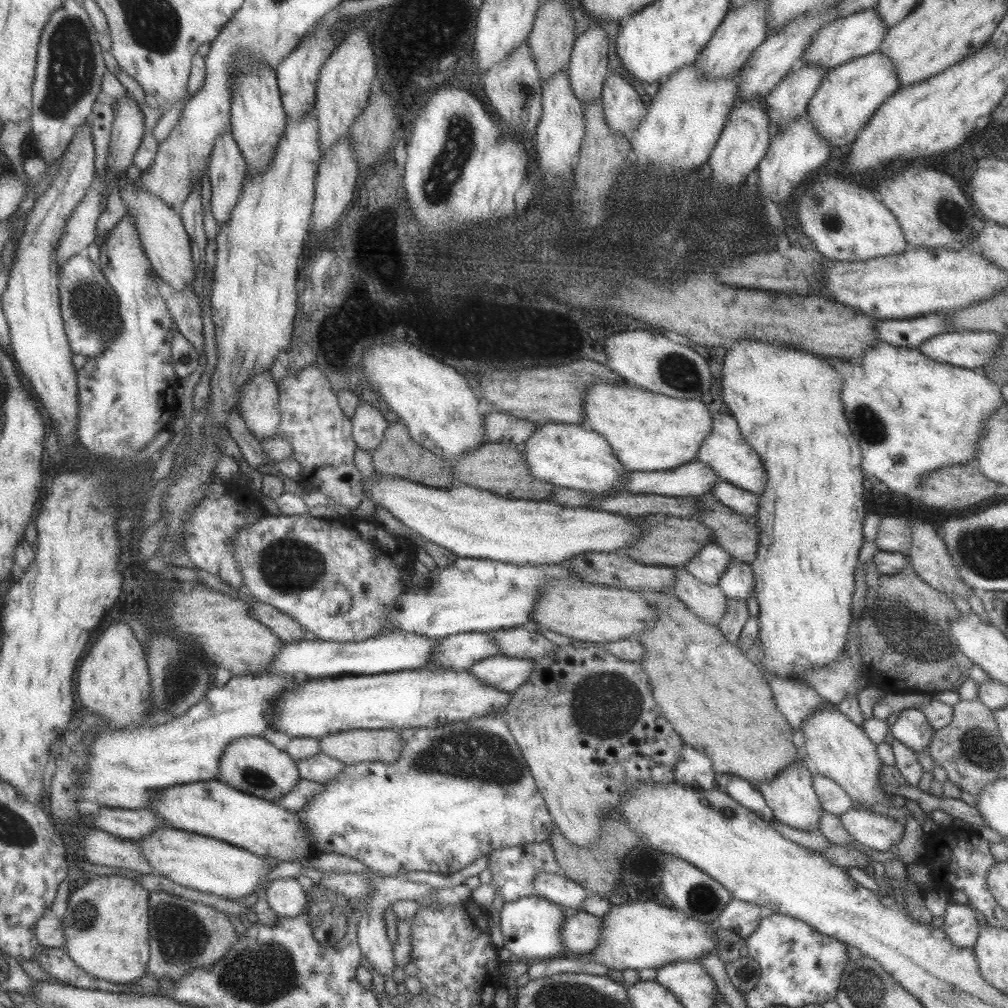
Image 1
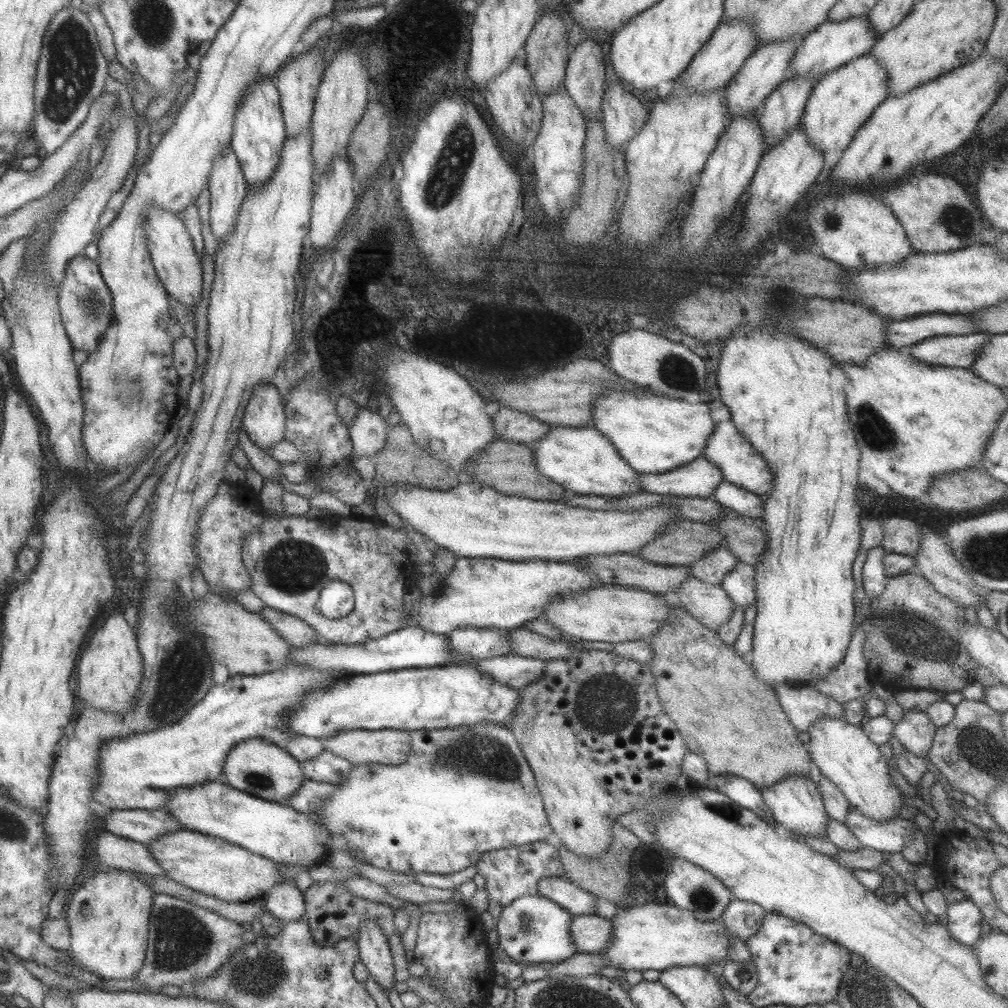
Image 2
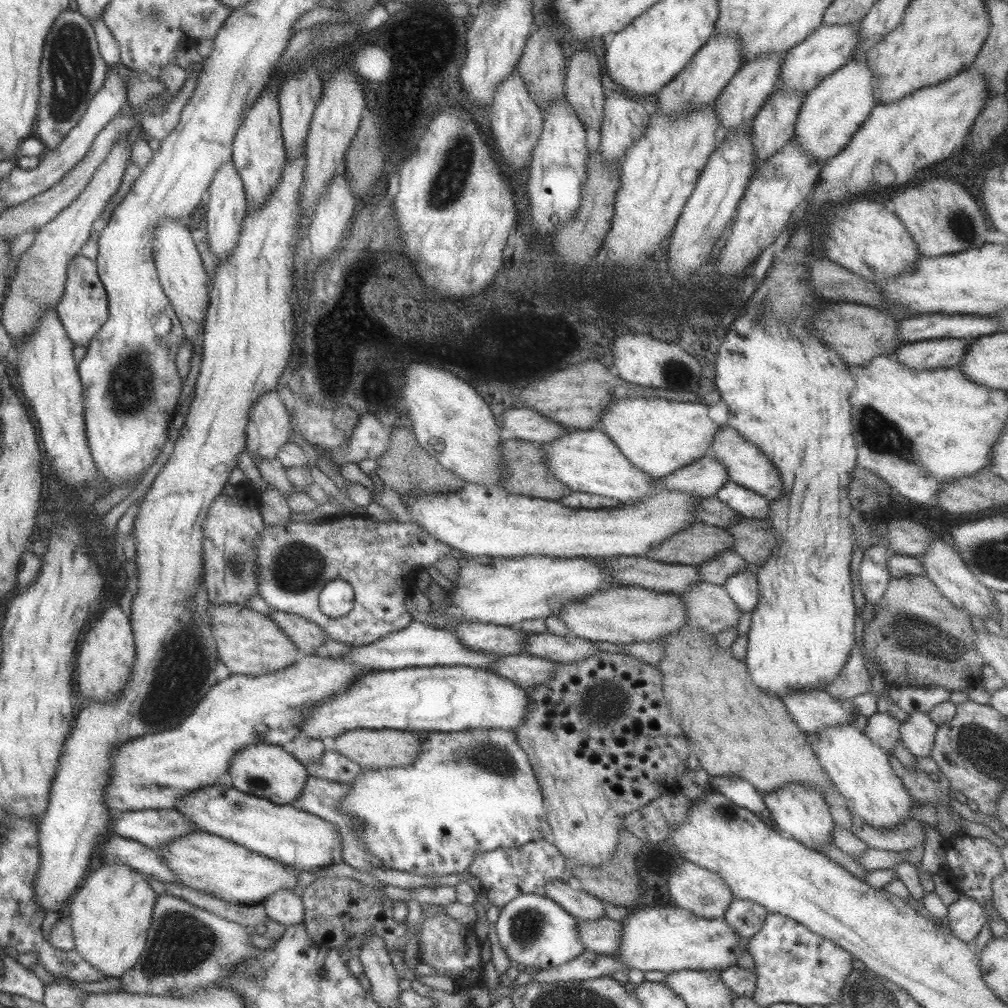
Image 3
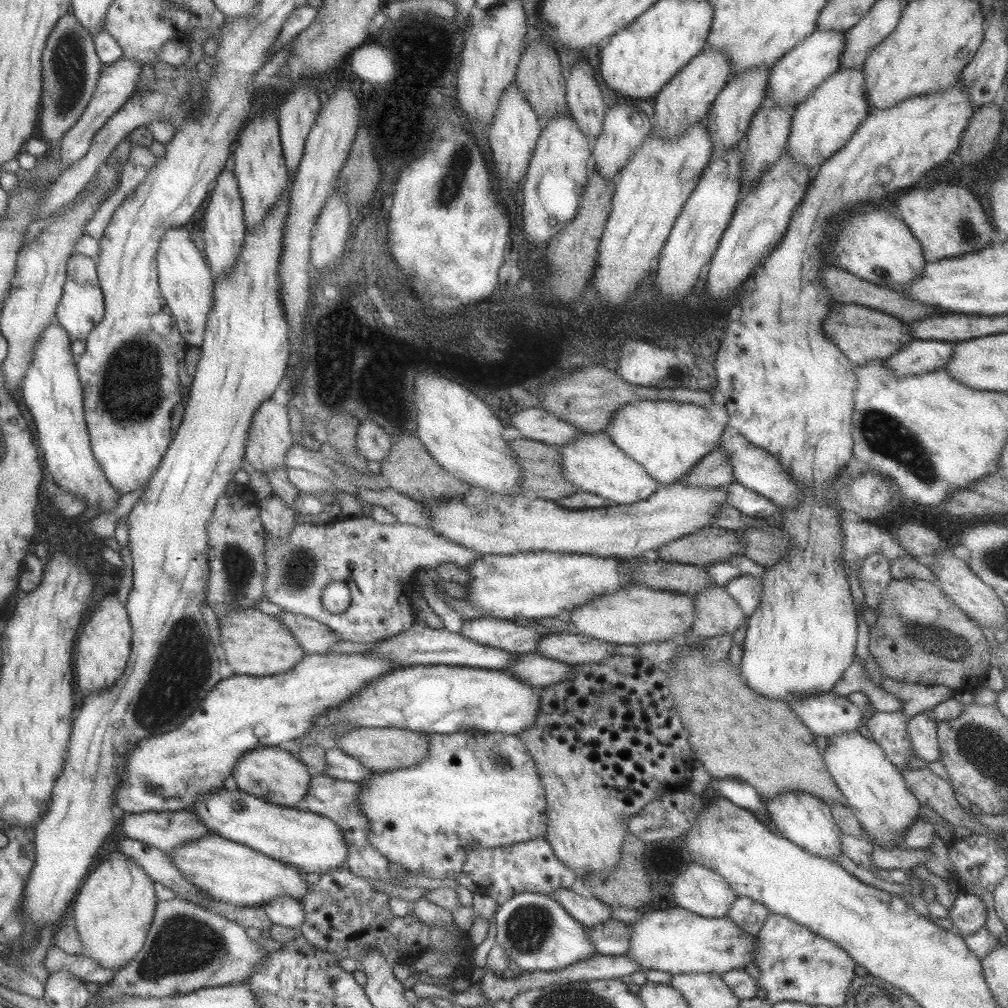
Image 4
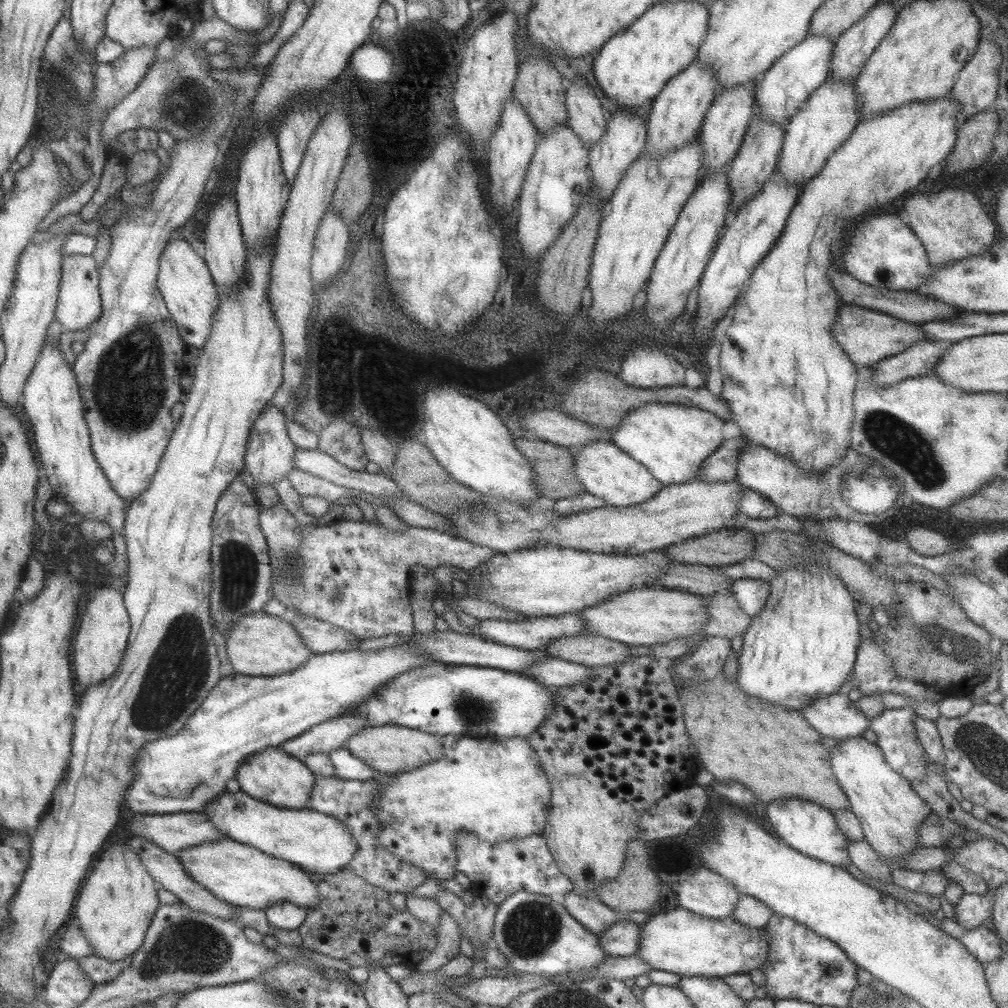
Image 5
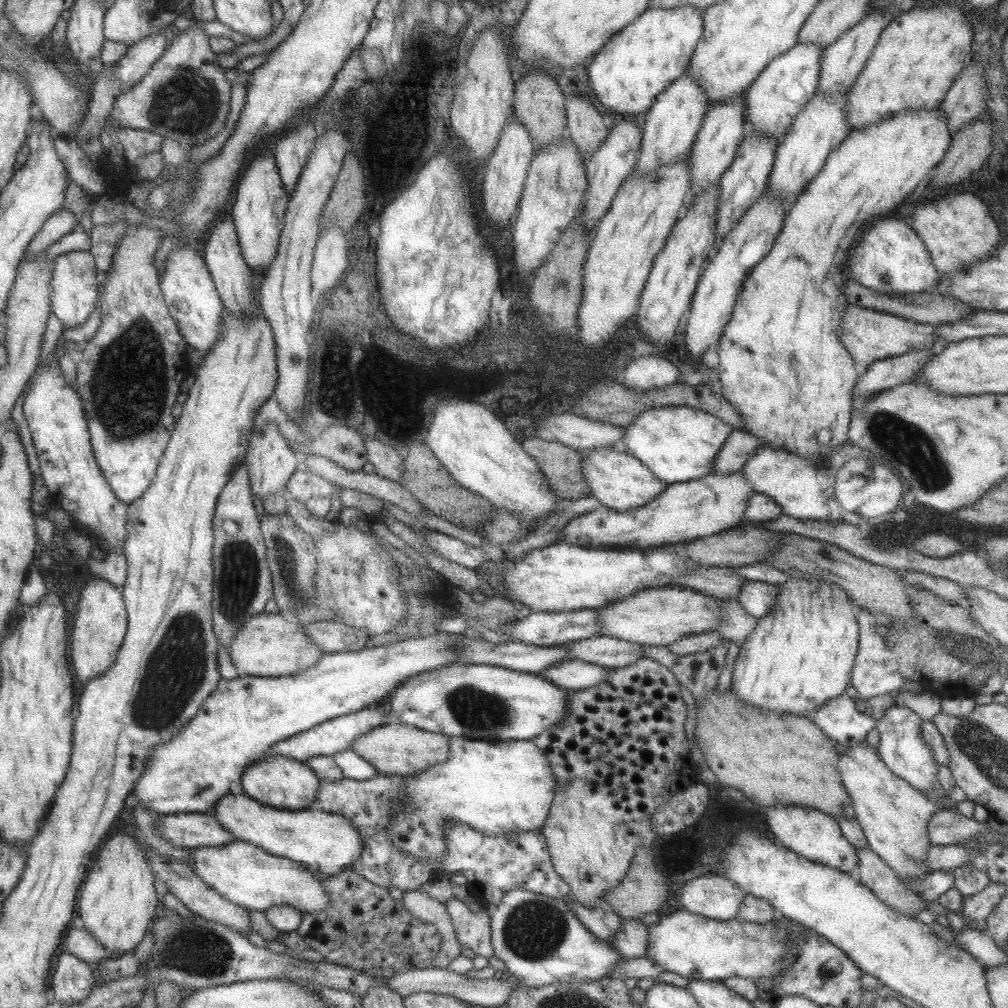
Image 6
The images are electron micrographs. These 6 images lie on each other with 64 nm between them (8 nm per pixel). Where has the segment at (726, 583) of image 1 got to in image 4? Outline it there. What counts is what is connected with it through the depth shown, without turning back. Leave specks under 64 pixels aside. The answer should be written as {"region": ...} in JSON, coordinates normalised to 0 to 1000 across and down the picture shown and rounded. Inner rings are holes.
{"region":[[[735,569],[722,575],[718,582],[741,612],[749,607],[749,604],[753,601],[757,585],[754,572]]]}

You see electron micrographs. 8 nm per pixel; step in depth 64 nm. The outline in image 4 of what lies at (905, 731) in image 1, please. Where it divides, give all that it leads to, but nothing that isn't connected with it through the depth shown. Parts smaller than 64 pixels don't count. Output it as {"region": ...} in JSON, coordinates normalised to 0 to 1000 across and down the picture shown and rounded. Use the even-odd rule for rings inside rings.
{"region":[[[918,707],[907,709],[900,716],[900,730],[904,736],[904,744],[908,751],[919,757],[932,755],[929,718]]]}

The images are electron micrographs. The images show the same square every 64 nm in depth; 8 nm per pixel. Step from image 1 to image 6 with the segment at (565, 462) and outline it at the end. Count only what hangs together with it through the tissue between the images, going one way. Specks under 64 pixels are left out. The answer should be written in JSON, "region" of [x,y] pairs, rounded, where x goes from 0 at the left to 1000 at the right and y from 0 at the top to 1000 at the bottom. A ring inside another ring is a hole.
{"region":[[[603,442],[578,449],[577,467],[585,487],[595,500],[604,506],[618,509],[638,502],[654,492],[663,481],[661,478],[650,474],[637,458],[634,458],[616,443]]]}

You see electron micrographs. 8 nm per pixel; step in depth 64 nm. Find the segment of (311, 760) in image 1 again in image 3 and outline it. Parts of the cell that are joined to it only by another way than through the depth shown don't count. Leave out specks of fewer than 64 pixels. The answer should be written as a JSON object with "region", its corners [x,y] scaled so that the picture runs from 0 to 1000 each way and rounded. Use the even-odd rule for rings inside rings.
{"region":[[[324,744],[318,749],[316,756],[305,758],[303,764],[306,771],[348,778],[354,768],[358,767],[359,761],[331,744]]]}

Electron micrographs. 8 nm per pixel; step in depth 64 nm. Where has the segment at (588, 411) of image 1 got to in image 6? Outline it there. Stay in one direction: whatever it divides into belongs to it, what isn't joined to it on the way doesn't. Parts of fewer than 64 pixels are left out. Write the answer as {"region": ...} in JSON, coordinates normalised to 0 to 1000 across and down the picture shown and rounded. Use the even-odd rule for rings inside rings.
{"region":[[[678,403],[642,405],[619,424],[616,444],[637,458],[650,474],[663,481],[701,472],[720,438],[723,423],[705,410]]]}

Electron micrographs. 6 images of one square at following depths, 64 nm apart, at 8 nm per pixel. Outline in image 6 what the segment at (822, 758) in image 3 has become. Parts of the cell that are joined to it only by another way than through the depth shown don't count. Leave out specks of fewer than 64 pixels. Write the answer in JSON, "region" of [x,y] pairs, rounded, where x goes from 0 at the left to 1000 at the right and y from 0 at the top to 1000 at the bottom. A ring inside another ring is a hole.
{"region":[[[858,736],[852,737],[848,741],[840,742],[838,750],[832,749],[830,766],[832,766],[834,778],[836,778],[836,782],[840,785],[845,796],[848,806],[847,812],[850,813],[855,821],[860,840],[872,852],[876,853],[876,856],[886,862],[892,873],[897,873],[897,871],[916,871],[924,864],[916,855],[920,850],[920,842],[924,839],[922,837],[920,816],[922,811],[933,802],[933,798],[930,795],[922,794],[916,787],[906,783],[900,776],[880,765],[877,756],[872,753],[870,744],[862,742]]]}

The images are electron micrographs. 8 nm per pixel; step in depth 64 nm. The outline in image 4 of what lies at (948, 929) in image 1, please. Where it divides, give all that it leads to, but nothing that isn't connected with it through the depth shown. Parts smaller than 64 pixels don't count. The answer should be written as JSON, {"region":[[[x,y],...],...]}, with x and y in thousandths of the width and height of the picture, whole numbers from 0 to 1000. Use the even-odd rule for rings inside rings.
{"region":[[[951,884],[939,909],[951,929],[963,927],[977,917],[977,896],[967,886]]]}

